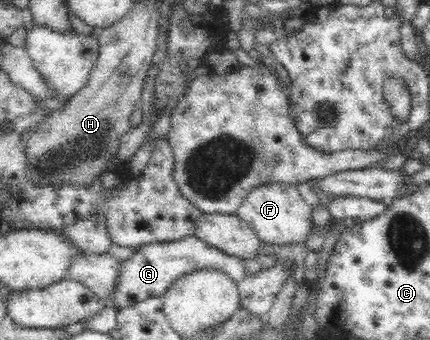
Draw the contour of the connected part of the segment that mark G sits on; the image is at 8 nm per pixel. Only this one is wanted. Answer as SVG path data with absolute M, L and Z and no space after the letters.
M184 236L180 240L170 240L170 242L146 244L133 250L134 254L119 264L118 278L115 280L114 290L108 294L109 304L114 308L126 308L132 304L146 300L152 296L162 297L166 288L188 272L202 268L218 268L225 272L238 284L250 278L243 260L237 257L230 257L226 254L208 247L205 243L197 240L196 237Z

